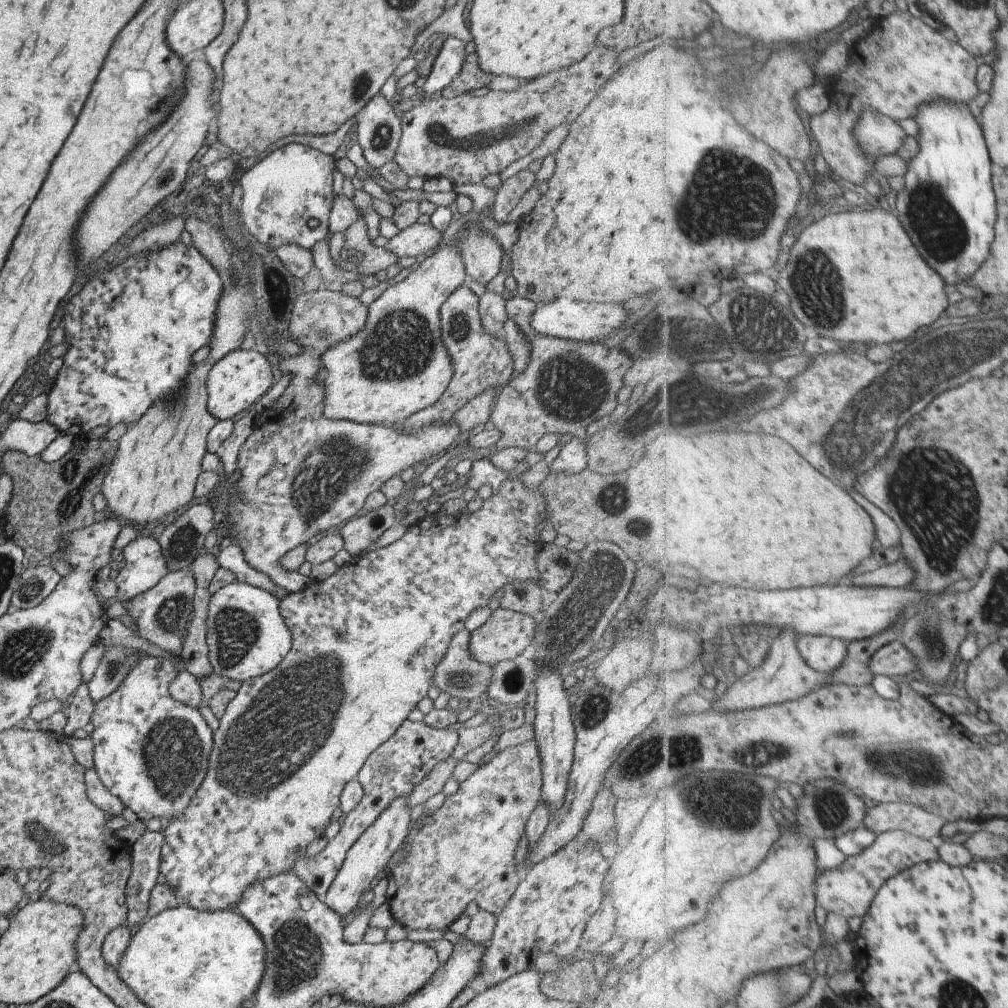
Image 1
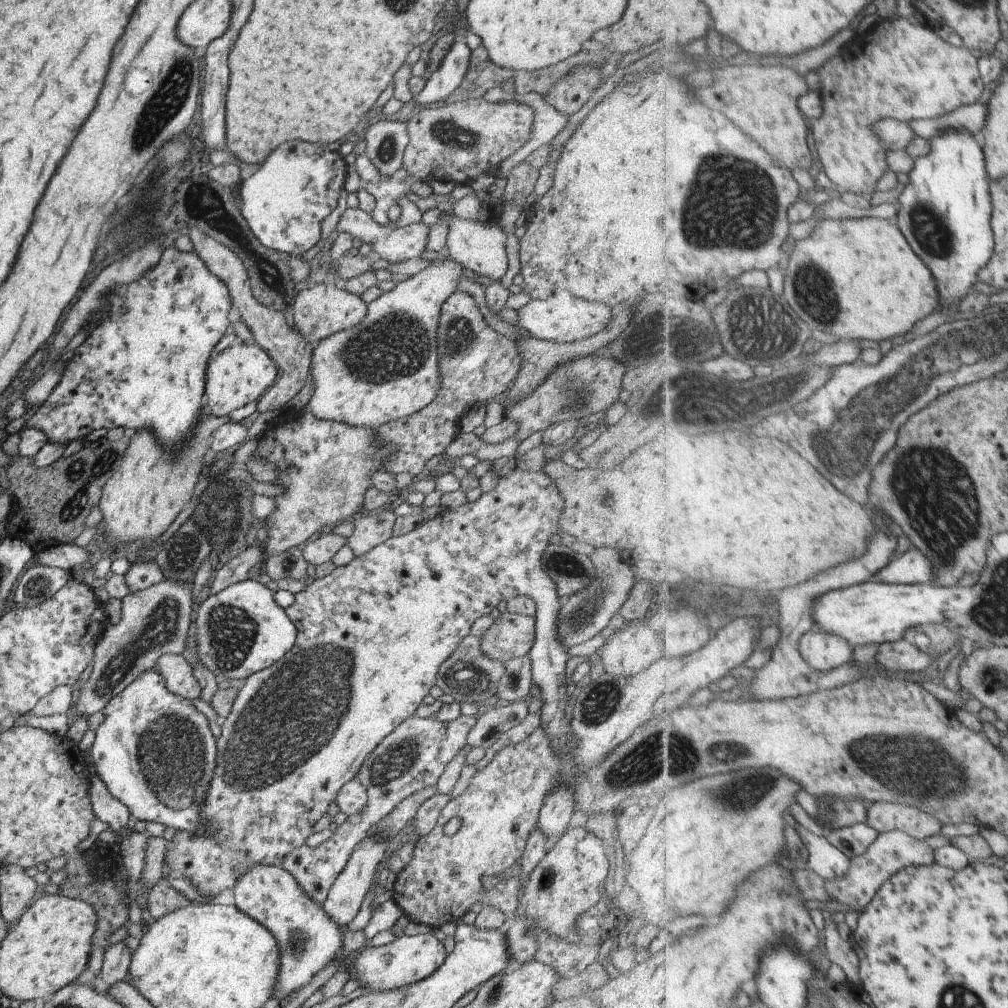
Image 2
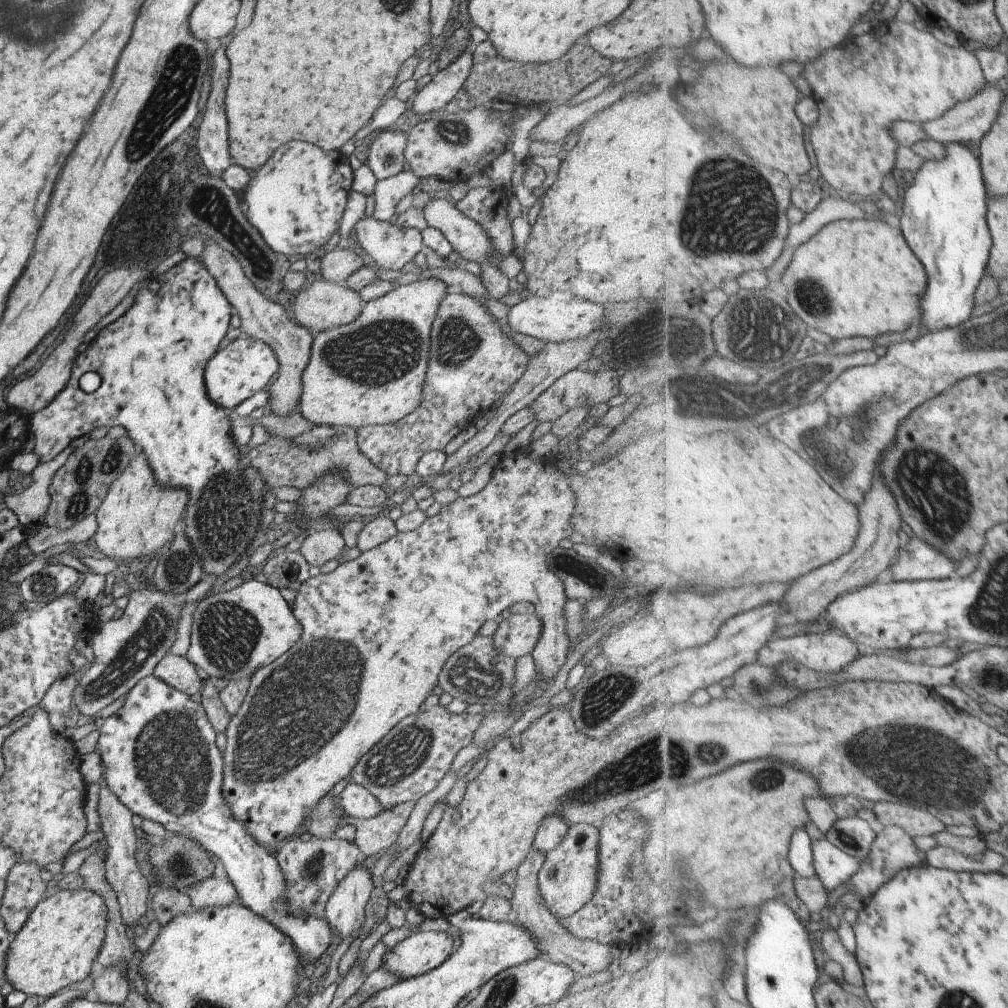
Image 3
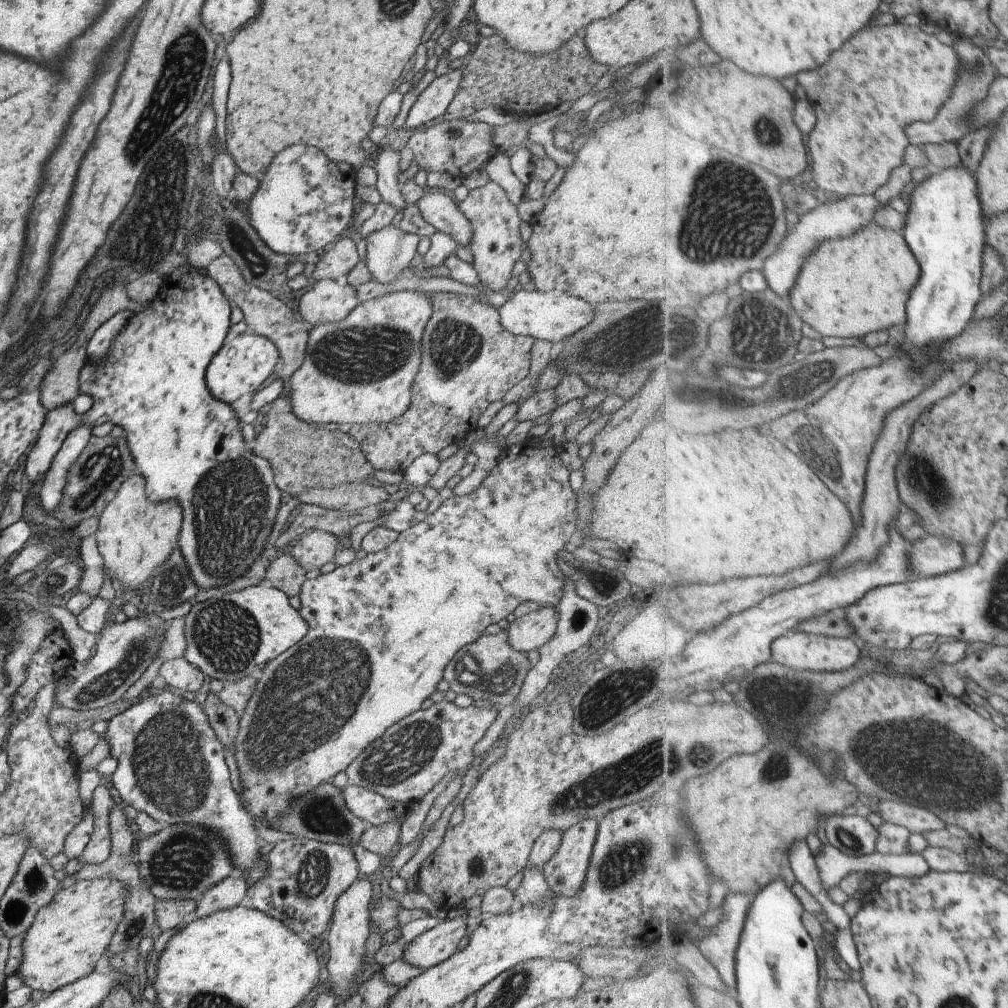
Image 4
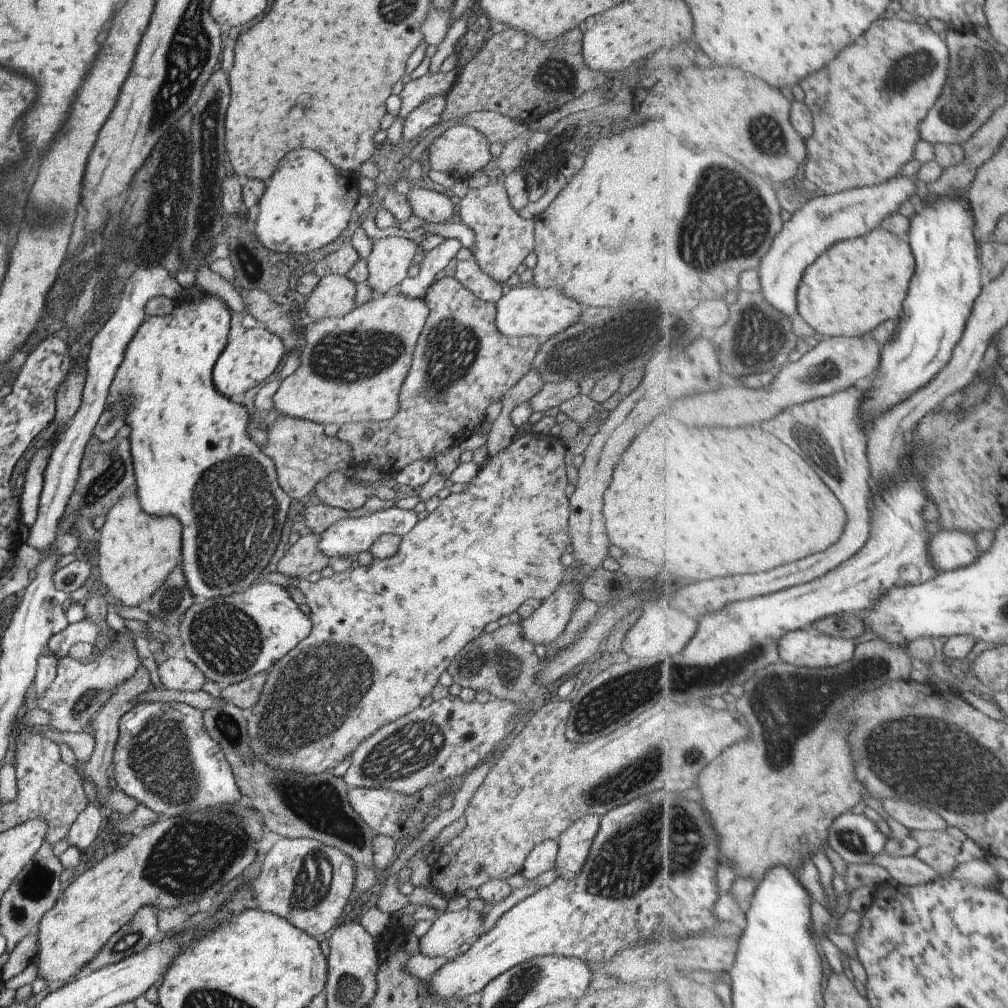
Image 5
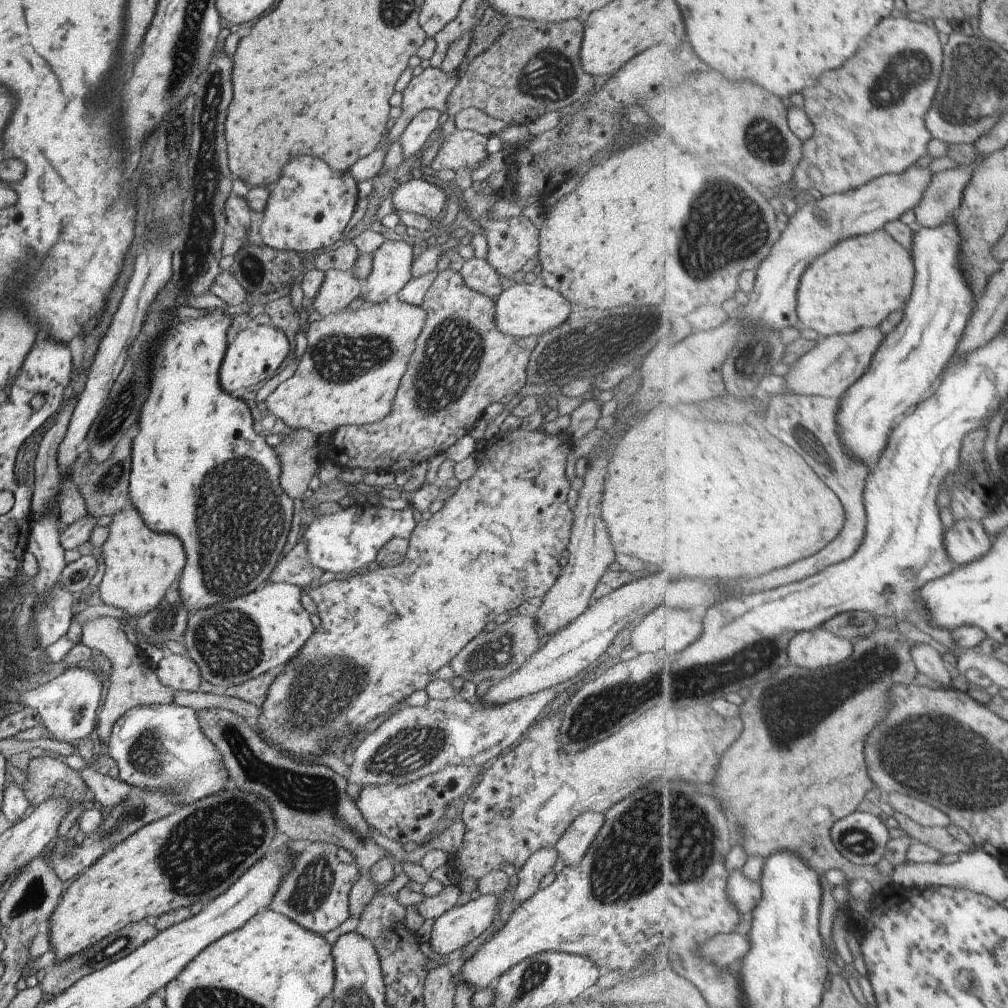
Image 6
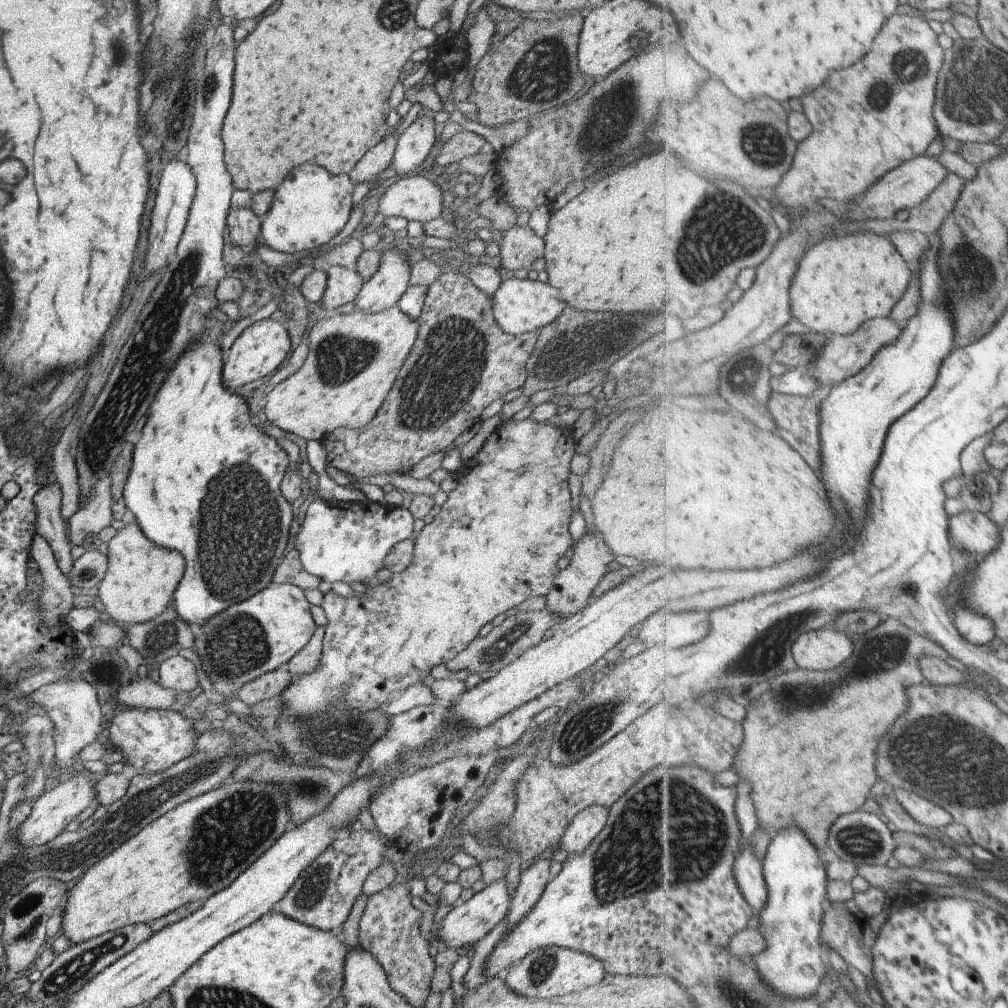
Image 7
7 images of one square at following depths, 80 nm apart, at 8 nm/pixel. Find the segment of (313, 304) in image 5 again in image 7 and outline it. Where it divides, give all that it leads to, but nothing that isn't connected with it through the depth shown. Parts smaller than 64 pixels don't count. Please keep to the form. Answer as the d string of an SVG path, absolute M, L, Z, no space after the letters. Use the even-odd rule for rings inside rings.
M331 266L326 271L326 288L319 306L330 313L342 304L352 303L362 286L362 279L354 268Z

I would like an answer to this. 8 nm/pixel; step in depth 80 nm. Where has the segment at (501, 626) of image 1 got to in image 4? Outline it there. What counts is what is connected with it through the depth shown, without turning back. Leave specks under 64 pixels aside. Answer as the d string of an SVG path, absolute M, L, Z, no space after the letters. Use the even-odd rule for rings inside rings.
M556 604L539 605L525 616L515 618L507 626L507 644L517 652L540 650L557 630L559 610Z

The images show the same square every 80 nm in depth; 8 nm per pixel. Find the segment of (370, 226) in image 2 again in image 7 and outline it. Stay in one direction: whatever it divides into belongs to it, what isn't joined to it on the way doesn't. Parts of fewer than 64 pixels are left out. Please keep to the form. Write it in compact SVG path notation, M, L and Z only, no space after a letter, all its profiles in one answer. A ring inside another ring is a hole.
M384 244L380 248L381 258L375 274L362 282L352 301L354 310L363 314L375 314L395 306L408 288L410 266L407 256L400 250L388 250Z

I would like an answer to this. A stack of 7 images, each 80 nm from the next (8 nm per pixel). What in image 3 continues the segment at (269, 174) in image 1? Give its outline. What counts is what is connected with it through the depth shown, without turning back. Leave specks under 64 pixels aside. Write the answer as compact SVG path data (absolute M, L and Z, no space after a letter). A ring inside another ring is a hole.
M293 140L279 146L269 156L269 160L259 170L255 170L247 188L243 190L243 212L249 225L257 230L272 252L292 259L313 253L319 250L319 246L333 242L352 184L352 170L347 158L338 152L323 152L315 144Z

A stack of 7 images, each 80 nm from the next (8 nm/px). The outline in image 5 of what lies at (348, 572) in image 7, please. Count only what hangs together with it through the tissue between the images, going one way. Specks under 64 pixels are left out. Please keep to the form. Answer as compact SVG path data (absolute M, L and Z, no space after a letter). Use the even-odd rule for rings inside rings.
M395 506L383 509L368 516L361 518L348 517L332 524L324 530L322 533L317 535L320 536L318 539L318 549L326 554L326 557L340 556L341 558L350 558L353 554L359 554L360 552L368 551L370 544L373 543L375 538L380 537L382 534L392 535L404 535L413 528L413 525L417 522L417 514L413 509L399 509Z

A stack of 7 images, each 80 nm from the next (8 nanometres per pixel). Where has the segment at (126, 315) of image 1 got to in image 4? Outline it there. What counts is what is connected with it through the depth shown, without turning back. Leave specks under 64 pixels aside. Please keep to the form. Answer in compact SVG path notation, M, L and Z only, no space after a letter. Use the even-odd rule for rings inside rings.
M181 266L176 268L175 272L169 274L163 273L163 282L159 286L157 297L153 298L149 303L149 306L141 312L135 312L129 320L127 320L127 326L123 326L123 330L115 336L115 340L111 342L109 346L109 354L107 358L103 360L103 364L97 368L93 368L91 364L87 363L83 366L83 370L79 370L79 393L87 394L91 397L91 408L84 414L75 414L73 406L70 404L63 404L59 408L53 408L53 410L47 411L45 414L45 422L37 434L37 440L33 444L33 448L29 450L28 459L25 460L24 474L27 478L28 486L35 486L41 477L45 475L47 468L51 465L53 456L57 453L61 442L65 440L65 436L81 426L81 424L87 424L92 428L96 425L103 424L103 422L111 422L113 425L121 427L125 433L127 447L135 464L139 466L139 472L141 476L145 478L145 496L149 502L153 504L159 504L159 502L179 502L177 506L181 508L182 524L180 532L178 534L178 548L180 549L181 556L185 560L185 566L189 568L189 578L195 582L195 586L201 586L201 588L215 588L215 586L223 586L227 582L231 582L233 578L239 578L247 568L249 568L249 562L253 562L259 554L259 550L263 548L263 542L269 534L269 528L271 528L271 522L276 517L277 509L280 504L280 492L275 486L273 481L273 472L269 467L269 462L263 458L259 458L251 451L251 447L247 446L241 432L237 430L237 424L239 419L234 410L221 402L220 399L213 398L213 396L207 390L207 384L205 384L205 370L209 366L209 360L219 352L223 339L225 338L228 329L230 328L230 304L229 301L220 292L218 285L208 277L202 270L197 270L193 266Z

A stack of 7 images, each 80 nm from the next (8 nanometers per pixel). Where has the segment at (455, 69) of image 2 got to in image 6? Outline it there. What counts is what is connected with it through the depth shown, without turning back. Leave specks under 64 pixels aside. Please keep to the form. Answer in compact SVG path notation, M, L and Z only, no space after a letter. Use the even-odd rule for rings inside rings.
M427 108L409 120L409 124L405 126L405 130L398 138L403 161L415 157L418 152L423 150L423 146L429 144L429 137L438 126L439 115L435 110Z

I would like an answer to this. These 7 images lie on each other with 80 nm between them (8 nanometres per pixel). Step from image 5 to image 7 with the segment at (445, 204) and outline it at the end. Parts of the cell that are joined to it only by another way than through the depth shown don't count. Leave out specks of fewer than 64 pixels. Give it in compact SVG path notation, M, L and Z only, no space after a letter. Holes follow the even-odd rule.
M413 175L401 178L385 190L379 198L377 212L383 218L400 216L407 221L427 224L440 218L441 206L447 198L447 188L439 187L419 175Z

